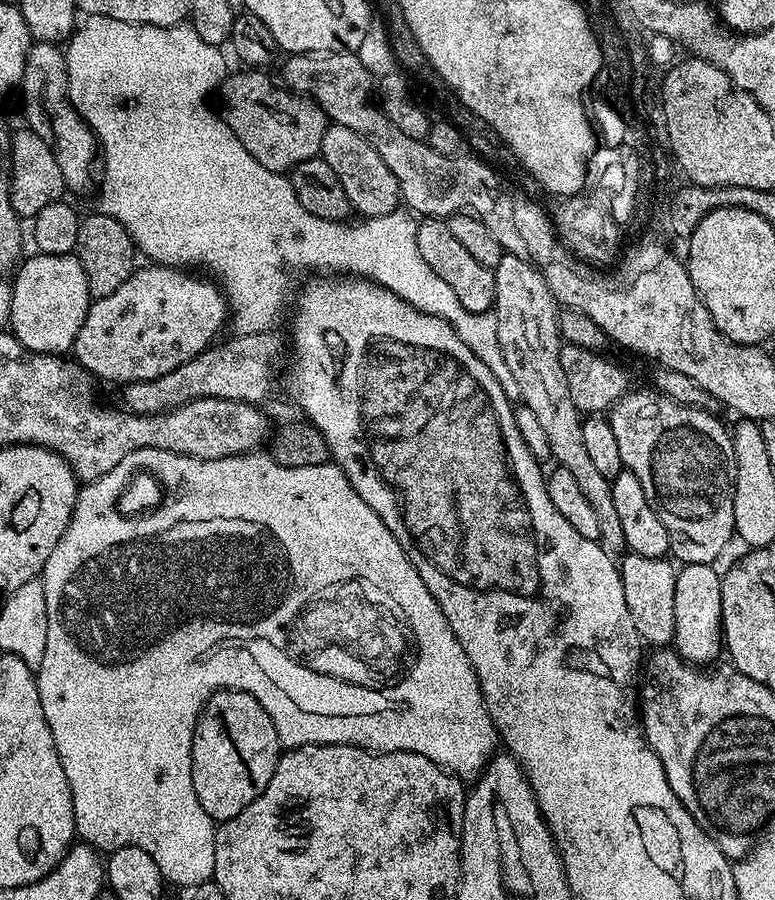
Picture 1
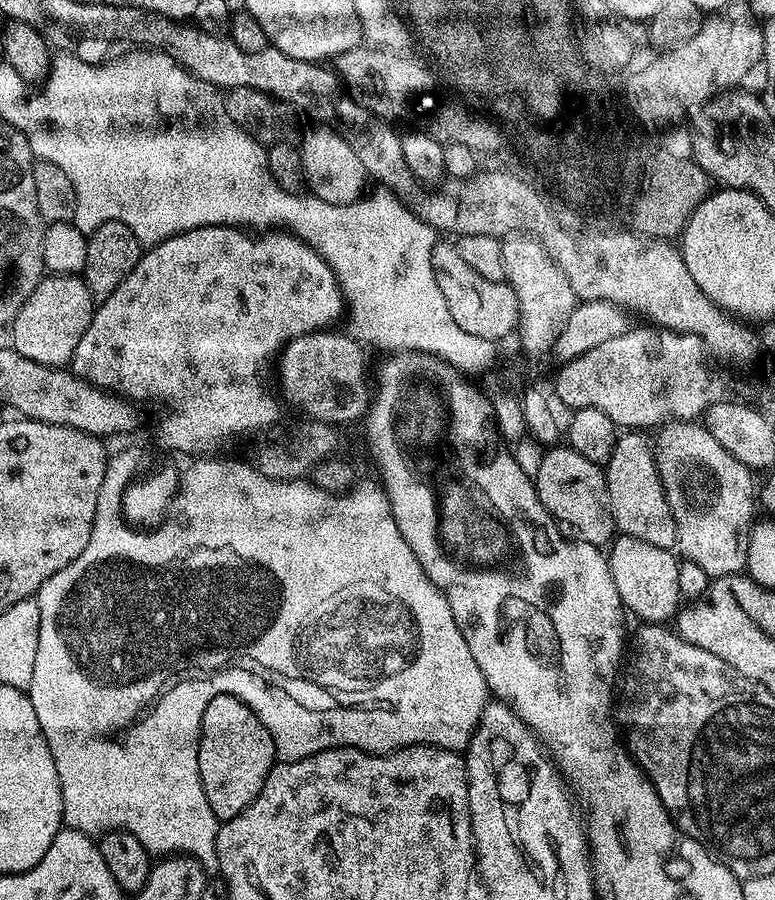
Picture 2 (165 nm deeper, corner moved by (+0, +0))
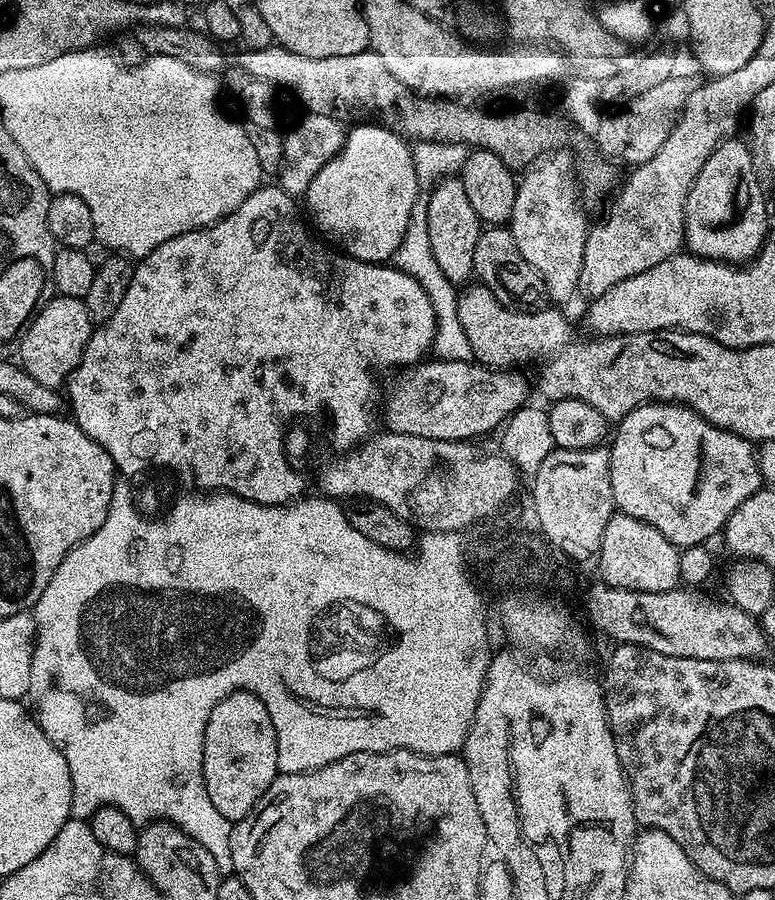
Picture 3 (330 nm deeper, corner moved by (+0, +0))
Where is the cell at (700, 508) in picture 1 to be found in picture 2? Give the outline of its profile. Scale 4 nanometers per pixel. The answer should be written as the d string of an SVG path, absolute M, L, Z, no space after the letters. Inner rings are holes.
M676 422L665 427L664 442L656 448L656 467L660 471L660 481L664 486L666 500L676 523L676 548L679 555L692 560L710 578L717 576L735 576L746 569L748 539L752 533L754 515L753 473L742 463L735 460L726 449L708 433L704 426L696 422Z

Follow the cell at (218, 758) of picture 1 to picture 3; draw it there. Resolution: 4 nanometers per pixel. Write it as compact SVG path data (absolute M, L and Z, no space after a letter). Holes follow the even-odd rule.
M231 692L210 710L204 731L202 774L206 794L210 794L212 811L218 817L235 822L246 818L252 808L266 794L270 782L281 771L278 762L278 742L270 710L253 692Z

